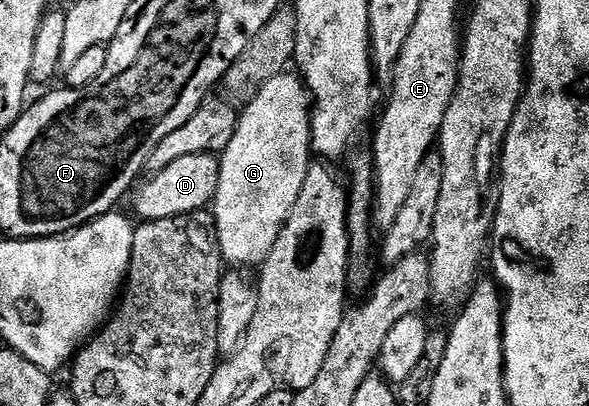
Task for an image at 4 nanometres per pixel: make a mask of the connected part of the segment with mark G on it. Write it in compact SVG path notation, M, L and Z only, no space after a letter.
M294 72L278 74L268 80L268 84L260 88L258 95L241 107L236 132L228 148L220 154L220 180L212 203L214 222L218 225L218 243L222 249L223 263L227 267L258 268L272 252L288 216L292 216L292 208L296 208L300 188L304 188L304 176L308 176L308 168L312 165L311 117L310 91L306 89L301 77Z

